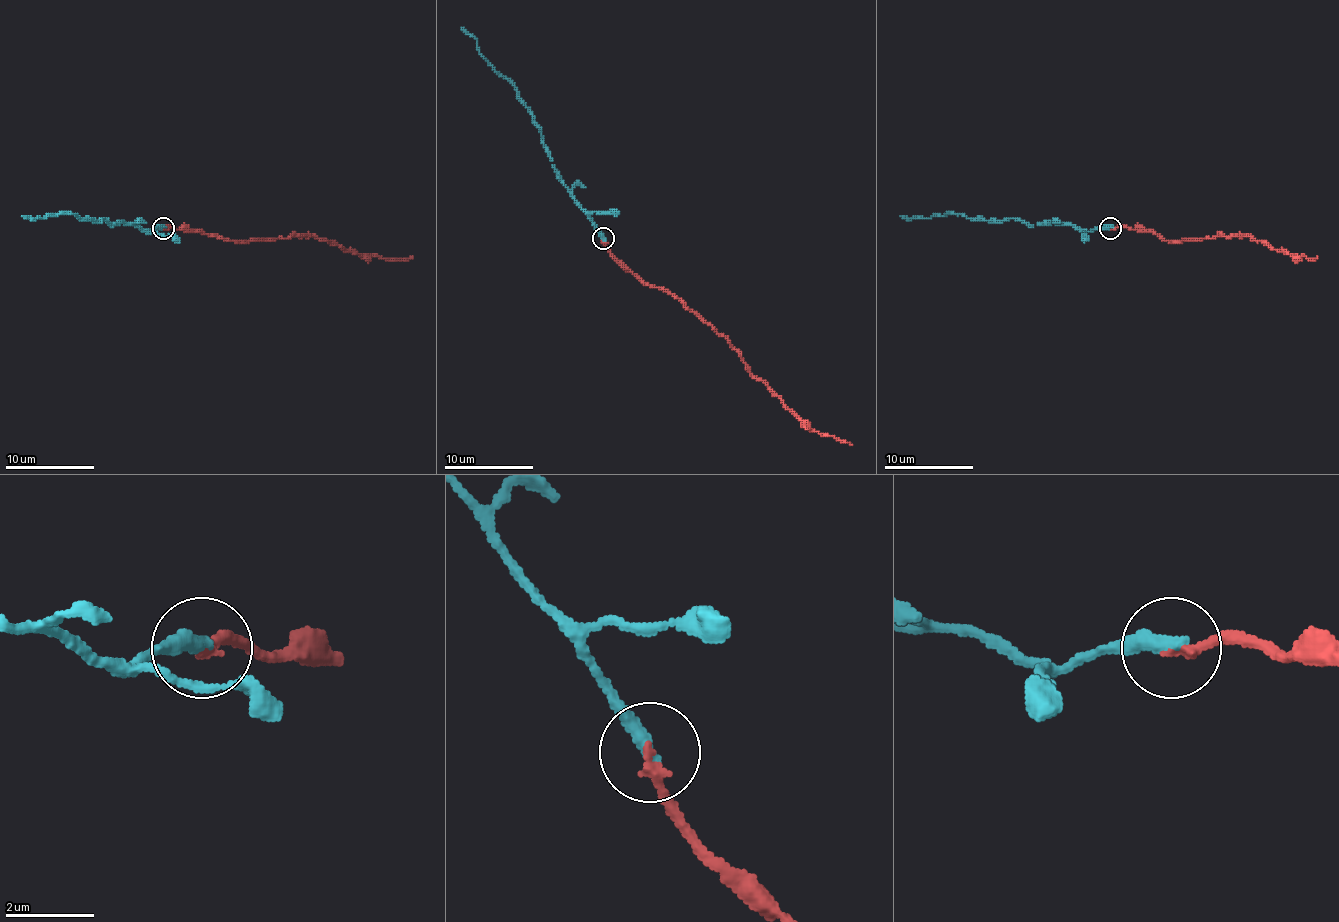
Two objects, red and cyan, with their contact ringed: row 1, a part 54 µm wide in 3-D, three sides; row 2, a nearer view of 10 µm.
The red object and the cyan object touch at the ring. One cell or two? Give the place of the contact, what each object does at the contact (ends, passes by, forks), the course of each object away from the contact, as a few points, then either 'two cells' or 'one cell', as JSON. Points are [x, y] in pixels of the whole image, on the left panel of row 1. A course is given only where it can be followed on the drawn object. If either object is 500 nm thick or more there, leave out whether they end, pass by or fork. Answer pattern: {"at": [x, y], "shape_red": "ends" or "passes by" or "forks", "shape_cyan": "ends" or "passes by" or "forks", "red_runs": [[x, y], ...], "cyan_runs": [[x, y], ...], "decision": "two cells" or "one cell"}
{"at": [163, 228], "shape_red": "ends", "shape_cyan": "ends", "red_runs": [[164, 227], [197, 229], [210, 236], [235, 240], [317, 236], [335, 240], [343, 249], [372, 256], [412, 256]], "cyan_runs": [[164, 227], [142, 232], [135, 225], [113, 225], [104, 218], [82, 220], [75, 214], [40, 218], [22, 216]], "decision": "one cell"}

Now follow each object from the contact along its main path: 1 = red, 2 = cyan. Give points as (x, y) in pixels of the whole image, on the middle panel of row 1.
1: (603, 238), (603, 245), (637, 276), (674, 294), (727, 340), (756, 376), (812, 429), (852, 444)
2: (603, 238), (552, 165), (532, 112), (515, 87), (479, 52), (477, 41), (461, 27)

